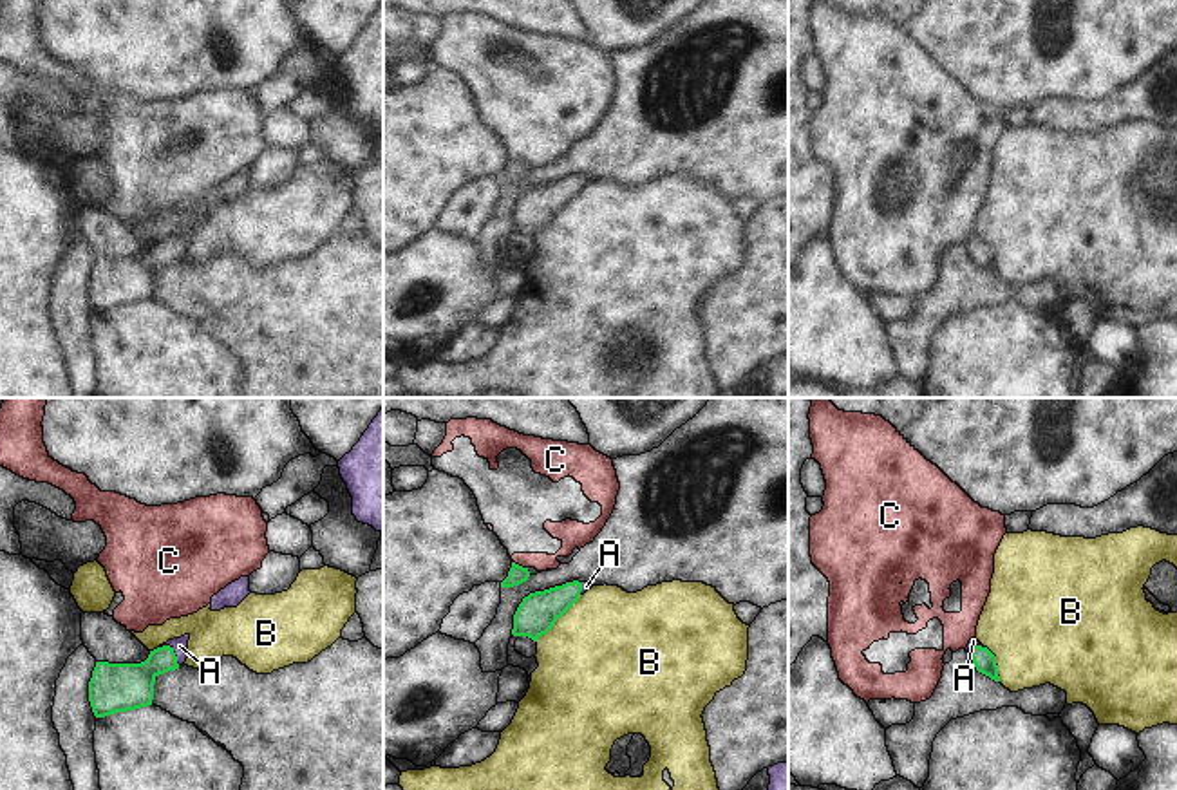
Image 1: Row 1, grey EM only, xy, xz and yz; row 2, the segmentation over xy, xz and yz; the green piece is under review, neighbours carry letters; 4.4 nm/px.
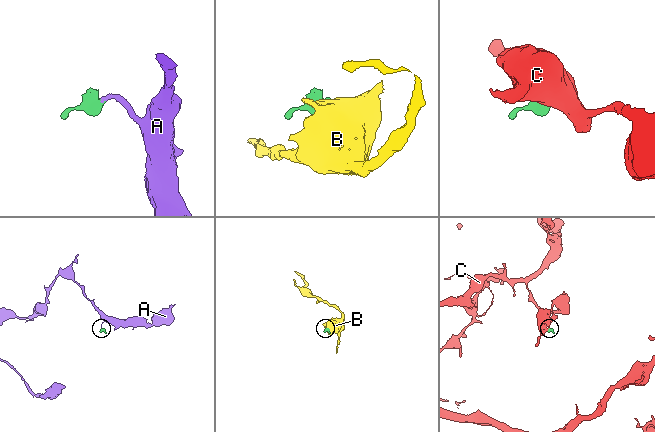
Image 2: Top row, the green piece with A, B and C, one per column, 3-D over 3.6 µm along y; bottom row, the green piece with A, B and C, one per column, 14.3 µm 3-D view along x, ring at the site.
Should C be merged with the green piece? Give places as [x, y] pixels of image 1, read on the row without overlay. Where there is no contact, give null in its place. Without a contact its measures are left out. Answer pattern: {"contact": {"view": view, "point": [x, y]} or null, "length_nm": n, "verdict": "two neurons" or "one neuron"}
{"contact": {"view": "xz", "point": [521, 161]}, "length_nm": 70, "verdict": "two neurons"}

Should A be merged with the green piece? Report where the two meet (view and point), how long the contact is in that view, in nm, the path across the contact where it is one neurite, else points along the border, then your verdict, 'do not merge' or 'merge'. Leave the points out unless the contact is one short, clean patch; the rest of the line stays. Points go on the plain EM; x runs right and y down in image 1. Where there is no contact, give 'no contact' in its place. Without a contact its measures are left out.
meets green in xy at (172, 246); contact 130 nm long; runs through xy (129, 281), (172, 246), (179, 241); merge

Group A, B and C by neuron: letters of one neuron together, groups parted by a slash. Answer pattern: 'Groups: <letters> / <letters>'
Groups: A / B / C.

